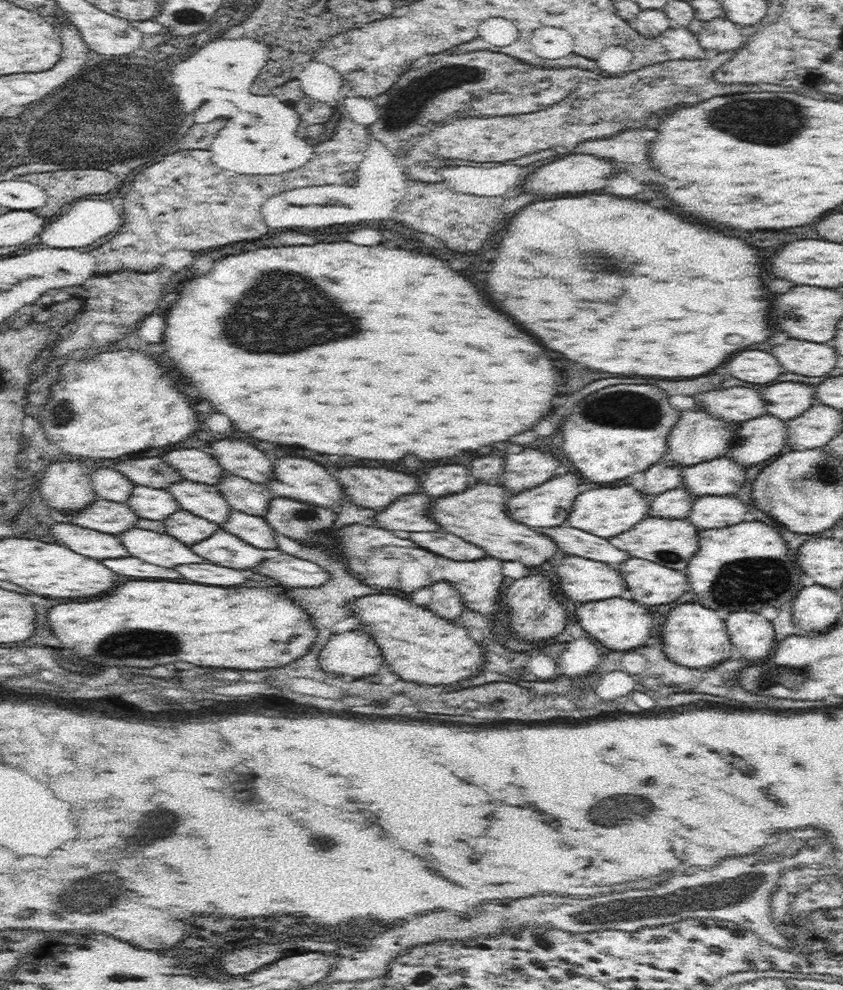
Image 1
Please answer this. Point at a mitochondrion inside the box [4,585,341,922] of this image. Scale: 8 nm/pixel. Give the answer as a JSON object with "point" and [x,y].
{"point":[135,642]}

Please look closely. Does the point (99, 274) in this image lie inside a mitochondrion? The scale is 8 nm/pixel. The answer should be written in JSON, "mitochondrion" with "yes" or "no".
{"mitochondrion":"no"}

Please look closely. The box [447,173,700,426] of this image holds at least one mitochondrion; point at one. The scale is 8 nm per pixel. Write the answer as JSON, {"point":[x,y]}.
{"point":[602,261]}

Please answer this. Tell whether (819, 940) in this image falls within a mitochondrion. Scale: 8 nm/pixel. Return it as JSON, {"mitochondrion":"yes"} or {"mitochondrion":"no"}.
{"mitochondrion":"no"}

